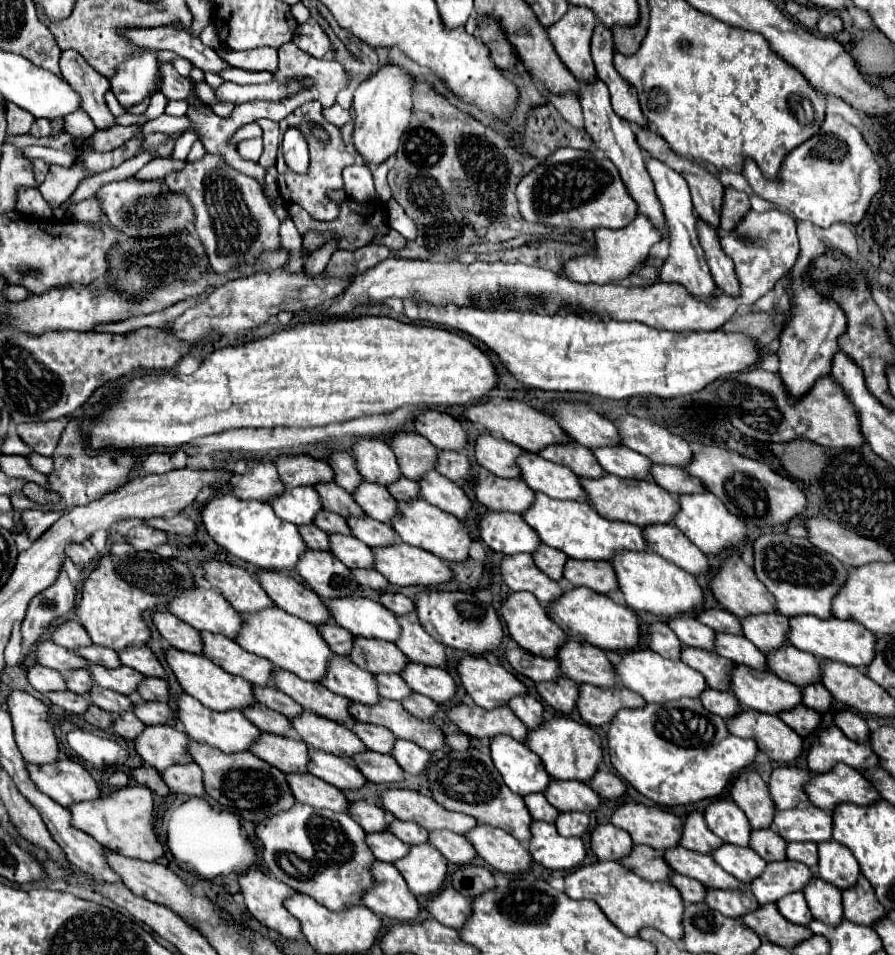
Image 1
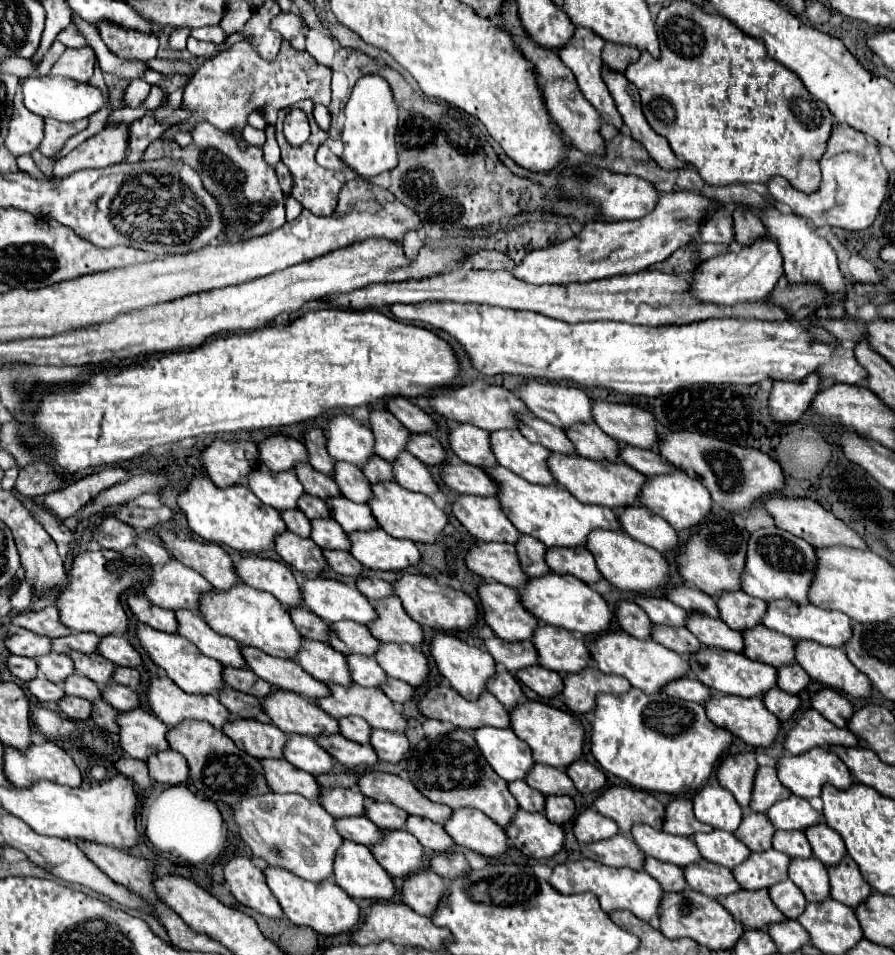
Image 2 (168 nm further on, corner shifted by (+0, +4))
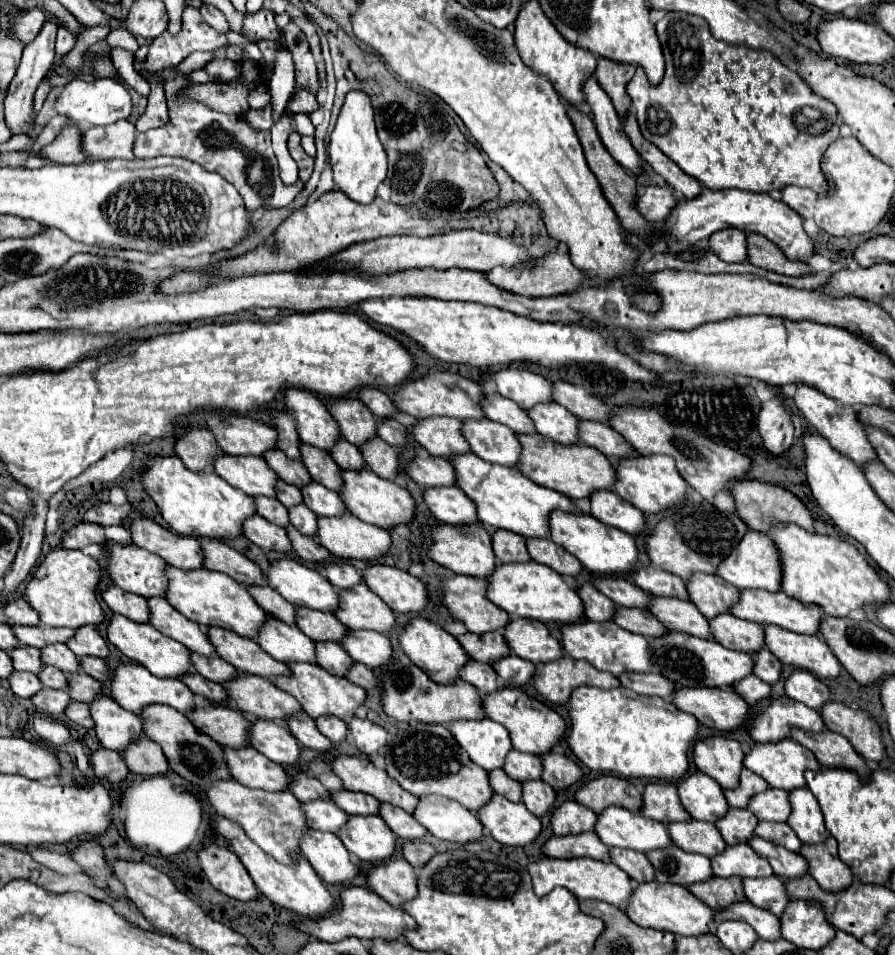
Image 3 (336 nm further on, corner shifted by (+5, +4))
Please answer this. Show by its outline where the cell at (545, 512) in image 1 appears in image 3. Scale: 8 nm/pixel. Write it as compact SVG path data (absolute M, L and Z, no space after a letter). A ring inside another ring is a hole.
M472 452L450 456L448 460L456 474L456 486L476 504L476 516L488 528L512 530L524 538L546 538L550 512L556 508L566 512L576 508L570 498L556 490L534 484L516 468L484 462Z

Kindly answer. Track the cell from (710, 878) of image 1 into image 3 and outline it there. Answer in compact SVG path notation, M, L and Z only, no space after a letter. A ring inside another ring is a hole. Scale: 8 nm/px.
M610 806L598 814L594 832L606 846L630 848L638 852L650 852L672 844L664 824L620 806Z

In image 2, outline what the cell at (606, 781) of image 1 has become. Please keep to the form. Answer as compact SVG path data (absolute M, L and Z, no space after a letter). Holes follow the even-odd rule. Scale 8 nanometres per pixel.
M579 760L577 764L571 764L569 770L565 770L565 772L575 782L575 788L583 794L585 792L597 792L607 784L603 770L599 770L597 766L593 766L587 760Z

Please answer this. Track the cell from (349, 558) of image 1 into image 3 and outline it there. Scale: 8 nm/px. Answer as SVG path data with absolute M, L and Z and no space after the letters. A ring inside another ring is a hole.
M296 504L294 508L288 508L288 516L290 516L290 524L296 530L300 530L304 536L316 536L316 516L304 504Z

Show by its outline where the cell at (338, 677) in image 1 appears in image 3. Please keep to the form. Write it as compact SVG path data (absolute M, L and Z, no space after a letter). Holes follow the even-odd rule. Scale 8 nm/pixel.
M268 616L260 628L256 642L272 658L280 662L312 662L314 664L314 642L304 636L296 626L284 624Z

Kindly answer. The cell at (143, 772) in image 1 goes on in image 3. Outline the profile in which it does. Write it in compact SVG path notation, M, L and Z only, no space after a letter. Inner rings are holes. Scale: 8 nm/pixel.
M98 748L90 756L90 764L94 768L94 774L98 780L106 782L122 782L128 776L128 768L118 752L108 748Z

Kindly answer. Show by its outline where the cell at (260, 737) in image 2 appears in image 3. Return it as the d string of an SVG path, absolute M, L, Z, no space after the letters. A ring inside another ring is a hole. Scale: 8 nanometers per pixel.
M222 704L210 708L194 708L188 720L220 746L244 748L244 728L248 726L248 720L244 720L238 710Z

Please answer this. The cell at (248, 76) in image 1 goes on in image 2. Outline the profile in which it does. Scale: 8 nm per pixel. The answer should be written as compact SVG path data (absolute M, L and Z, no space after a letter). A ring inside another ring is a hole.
M133 80L127 88L125 88L125 94L123 94L123 106L129 106L129 108L139 108L145 98L149 96L151 92L151 84L147 84L145 80Z

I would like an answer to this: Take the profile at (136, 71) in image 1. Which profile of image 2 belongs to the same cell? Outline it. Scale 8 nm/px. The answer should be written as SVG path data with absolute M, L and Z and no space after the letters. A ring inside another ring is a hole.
M101 24L99 34L107 48L125 60L153 60L159 48L157 36L141 36L129 28L113 28L113 24Z

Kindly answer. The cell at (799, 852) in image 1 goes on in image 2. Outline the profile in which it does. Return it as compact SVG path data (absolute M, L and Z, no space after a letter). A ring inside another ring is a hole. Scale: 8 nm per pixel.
M775 832L773 848L791 856L791 858L811 858L811 844L805 832Z

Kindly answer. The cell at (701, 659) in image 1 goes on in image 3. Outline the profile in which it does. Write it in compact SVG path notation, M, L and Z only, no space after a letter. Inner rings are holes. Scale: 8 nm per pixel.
M616 606L612 622L616 622L624 630L630 630L642 636L662 636L666 632L664 624L660 624L648 610L640 610L640 608Z

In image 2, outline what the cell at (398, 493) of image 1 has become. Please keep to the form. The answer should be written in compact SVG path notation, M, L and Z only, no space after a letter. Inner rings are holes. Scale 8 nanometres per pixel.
M373 456L373 460L369 460L369 464L365 464L365 468L361 468L363 474L373 482L393 482L393 466L389 462L385 462L379 456Z

